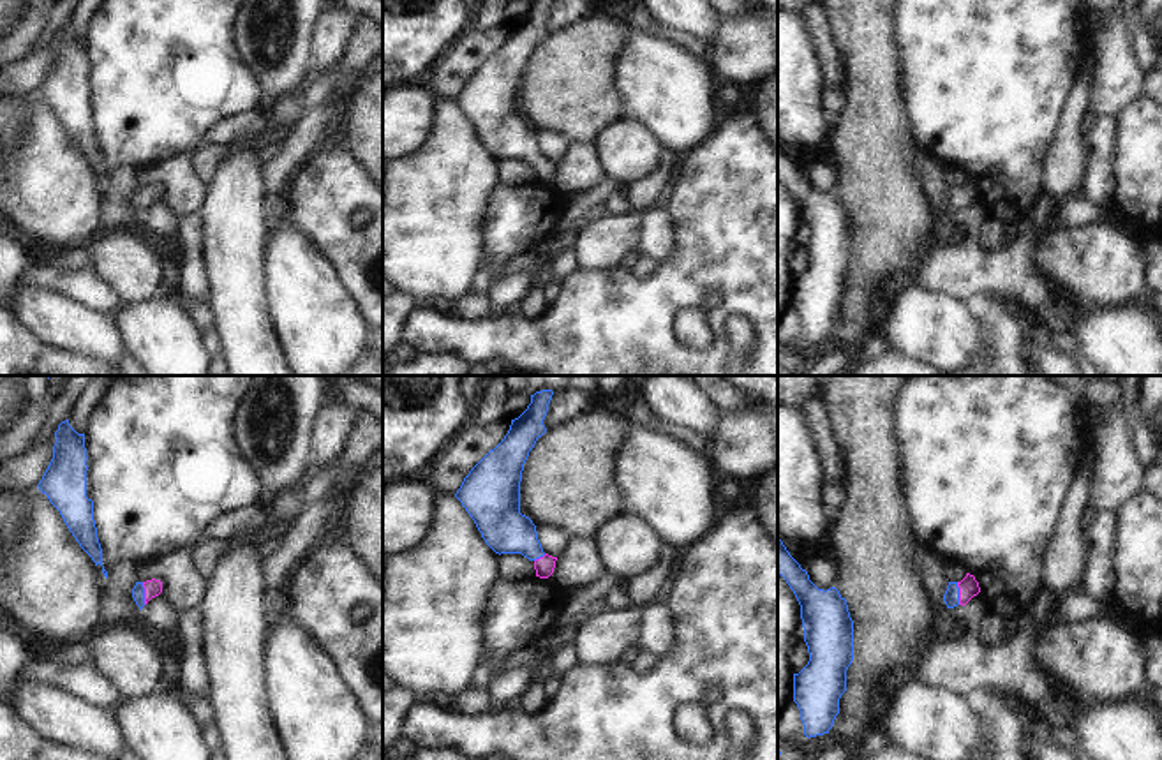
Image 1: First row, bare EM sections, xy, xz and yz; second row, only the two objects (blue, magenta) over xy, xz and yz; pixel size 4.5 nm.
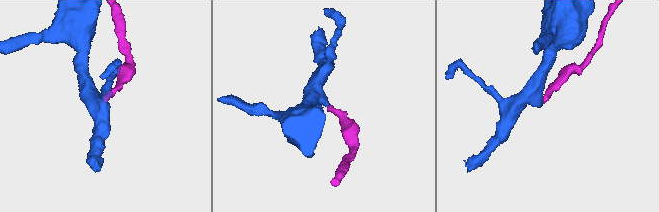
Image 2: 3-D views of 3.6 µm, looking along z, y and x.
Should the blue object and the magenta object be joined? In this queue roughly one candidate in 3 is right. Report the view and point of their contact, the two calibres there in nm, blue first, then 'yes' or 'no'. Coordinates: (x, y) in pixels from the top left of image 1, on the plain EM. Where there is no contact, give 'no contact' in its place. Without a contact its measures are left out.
contact xy (143, 198); calibres 60 and 80 nm; yes

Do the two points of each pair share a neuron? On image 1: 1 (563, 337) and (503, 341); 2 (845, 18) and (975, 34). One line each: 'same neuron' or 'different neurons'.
1: same neuron
2: different neurons

